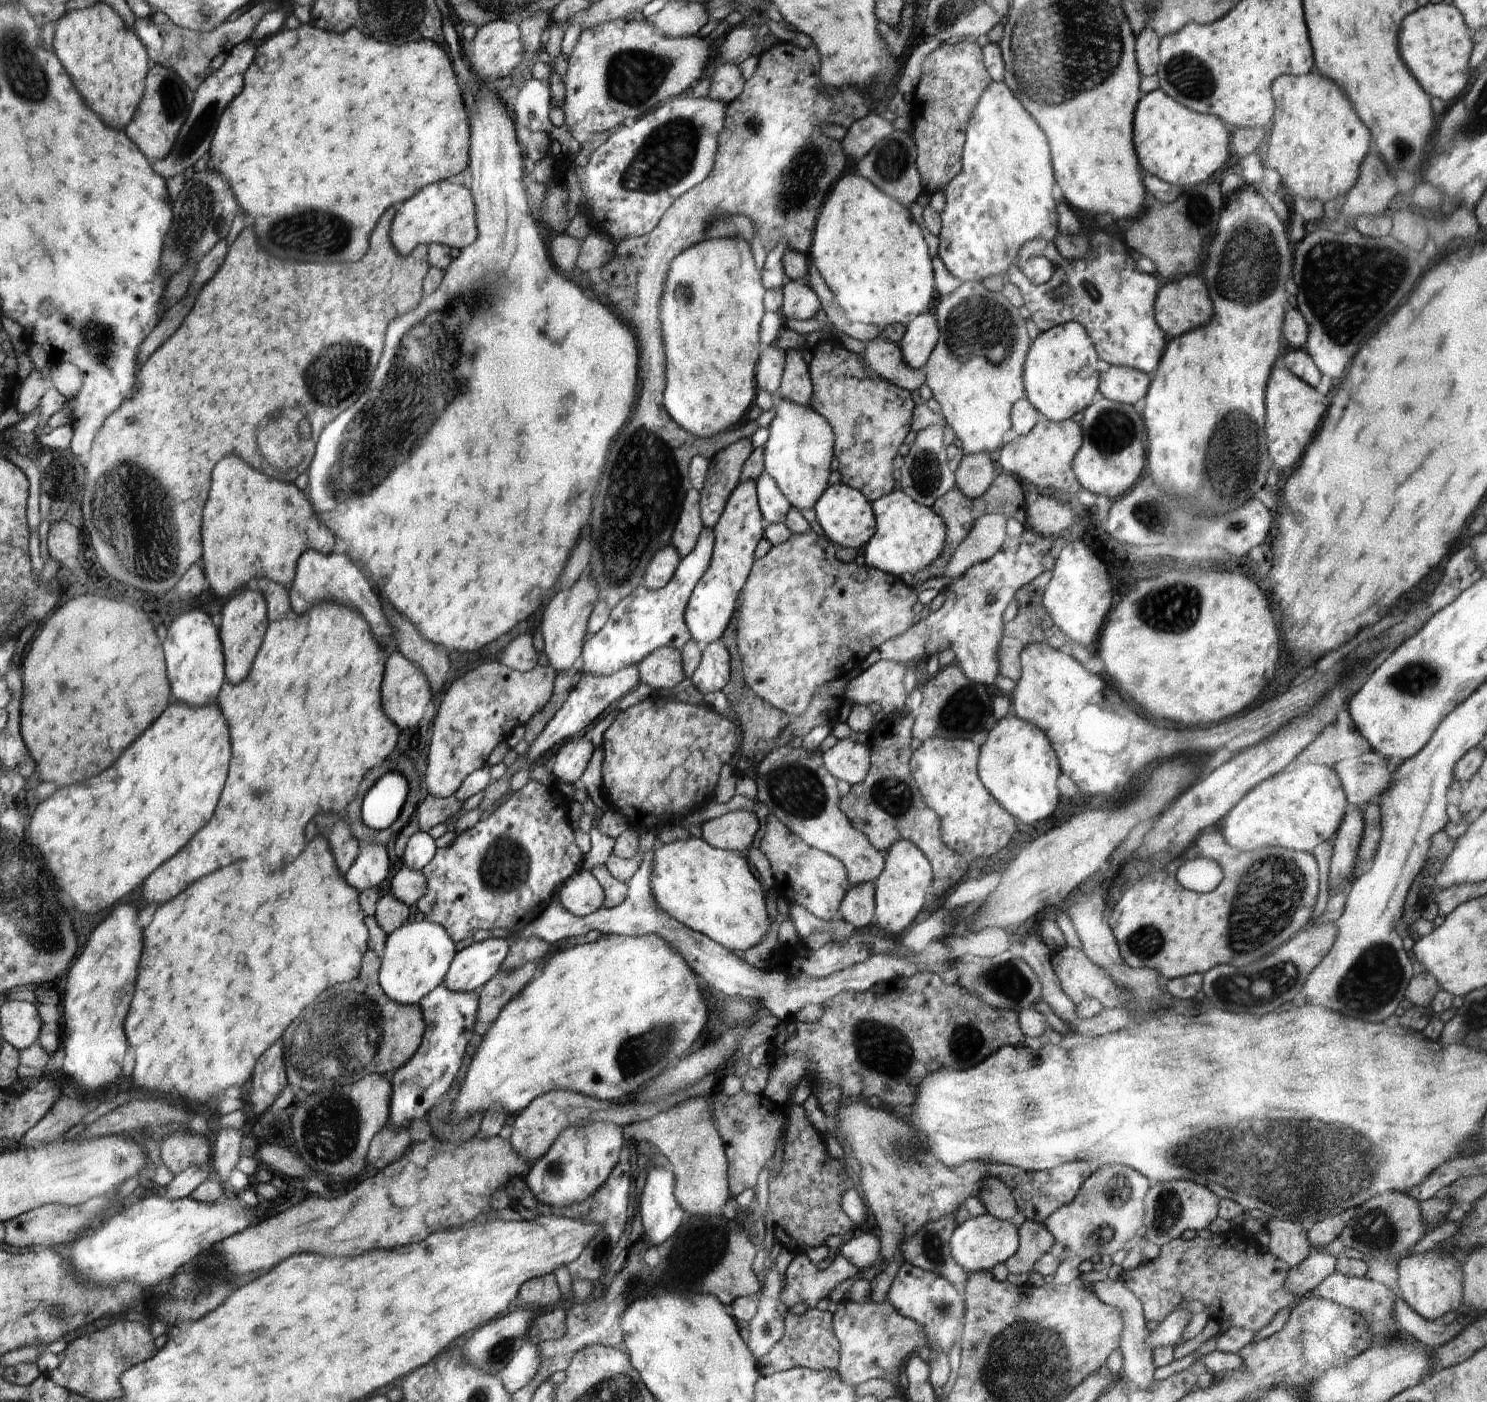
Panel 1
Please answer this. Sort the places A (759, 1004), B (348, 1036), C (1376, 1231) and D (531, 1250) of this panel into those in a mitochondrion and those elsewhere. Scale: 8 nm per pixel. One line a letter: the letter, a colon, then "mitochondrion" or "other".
A: other
B: mitochondrion
C: mitochondrion
D: other

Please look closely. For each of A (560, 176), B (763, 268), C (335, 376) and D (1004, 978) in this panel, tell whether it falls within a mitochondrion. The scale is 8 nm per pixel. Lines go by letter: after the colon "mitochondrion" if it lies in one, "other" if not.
A: other
B: other
C: mitochondrion
D: mitochondrion

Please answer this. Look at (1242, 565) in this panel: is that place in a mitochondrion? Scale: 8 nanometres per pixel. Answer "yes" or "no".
no

